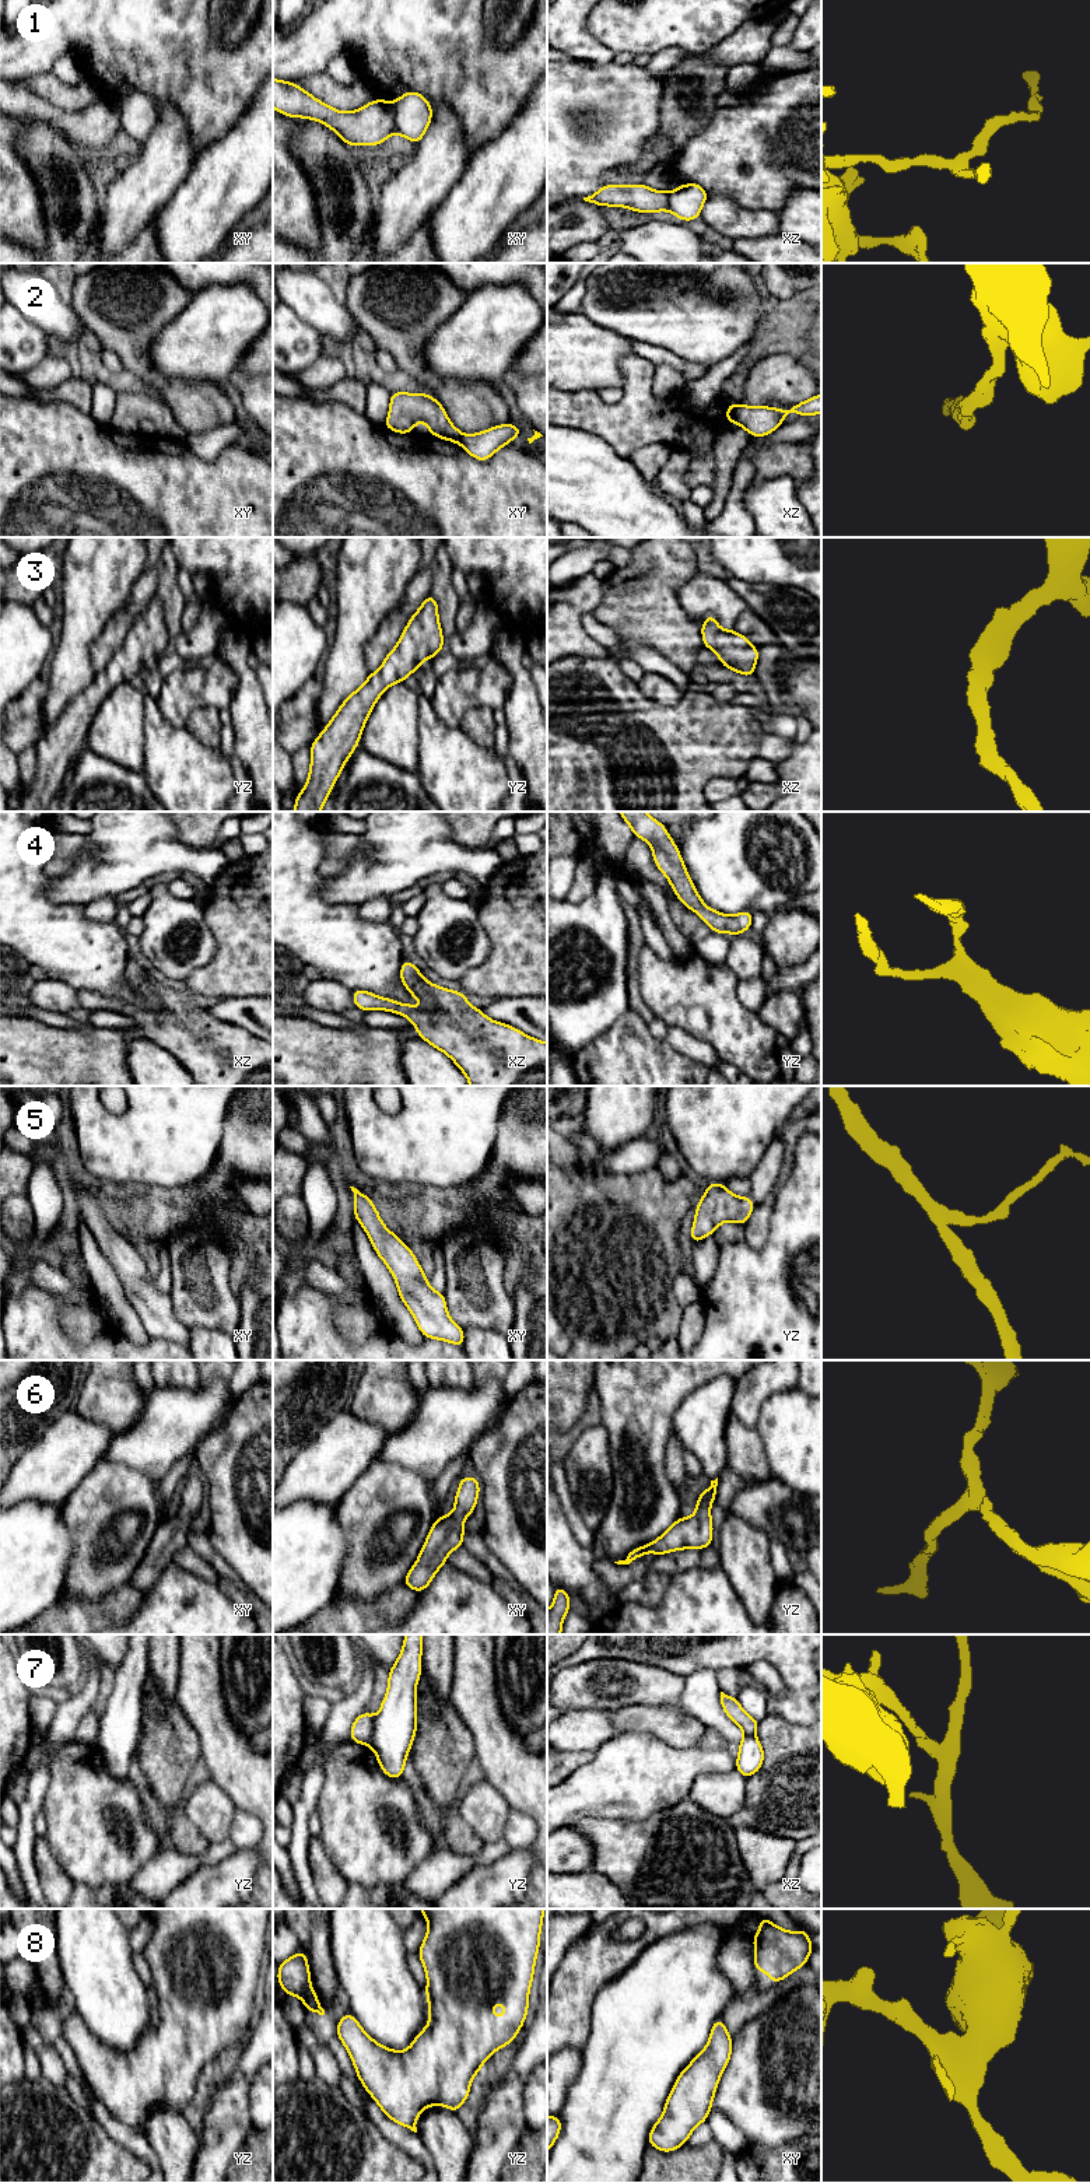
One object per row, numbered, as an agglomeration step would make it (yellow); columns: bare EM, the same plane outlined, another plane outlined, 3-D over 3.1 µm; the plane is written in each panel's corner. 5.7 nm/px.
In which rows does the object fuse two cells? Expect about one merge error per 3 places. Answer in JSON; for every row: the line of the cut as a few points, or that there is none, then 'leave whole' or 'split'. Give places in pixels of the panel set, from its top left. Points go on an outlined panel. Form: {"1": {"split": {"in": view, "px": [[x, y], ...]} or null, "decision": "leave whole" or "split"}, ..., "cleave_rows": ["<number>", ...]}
{"1": {"split": {"in": "xy", "px": [[391, 104], [395, 132]]}, "decision": "split"}, "2": {"split": {"in": "xz", "px": [[735, 405], [733, 421]]}, "decision": "split"}, "3": {"split": null, "decision": "leave whole"}, "4": {"split": null, "decision": "leave whole"}, "5": {"split": null, "decision": "leave whole"}, "6": {"split": null, "decision": "leave whole"}, "7": {"split": {"in": "yz", "px": [[374, 1717], [372, 1740], [368, 1744]]}, "decision": "split"}, "8": {"split": null, "decision": "leave whole"}, "cleave_rows": ["1", "2", "7"]}

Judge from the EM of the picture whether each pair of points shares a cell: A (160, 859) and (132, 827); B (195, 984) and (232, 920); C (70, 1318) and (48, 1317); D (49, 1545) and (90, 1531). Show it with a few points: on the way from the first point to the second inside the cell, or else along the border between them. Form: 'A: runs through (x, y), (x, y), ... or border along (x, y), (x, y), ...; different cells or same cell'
A: runs through (151, 851), (147, 851), (132, 836); same cell
B: runs through (211, 973), (232, 952), (232, 936); same cell
C: border along (62, 1302), (60, 1325), (79, 1344); different cells
D: border along (62, 1506), (62, 1523), (72, 1539), (67, 1570); different cells

